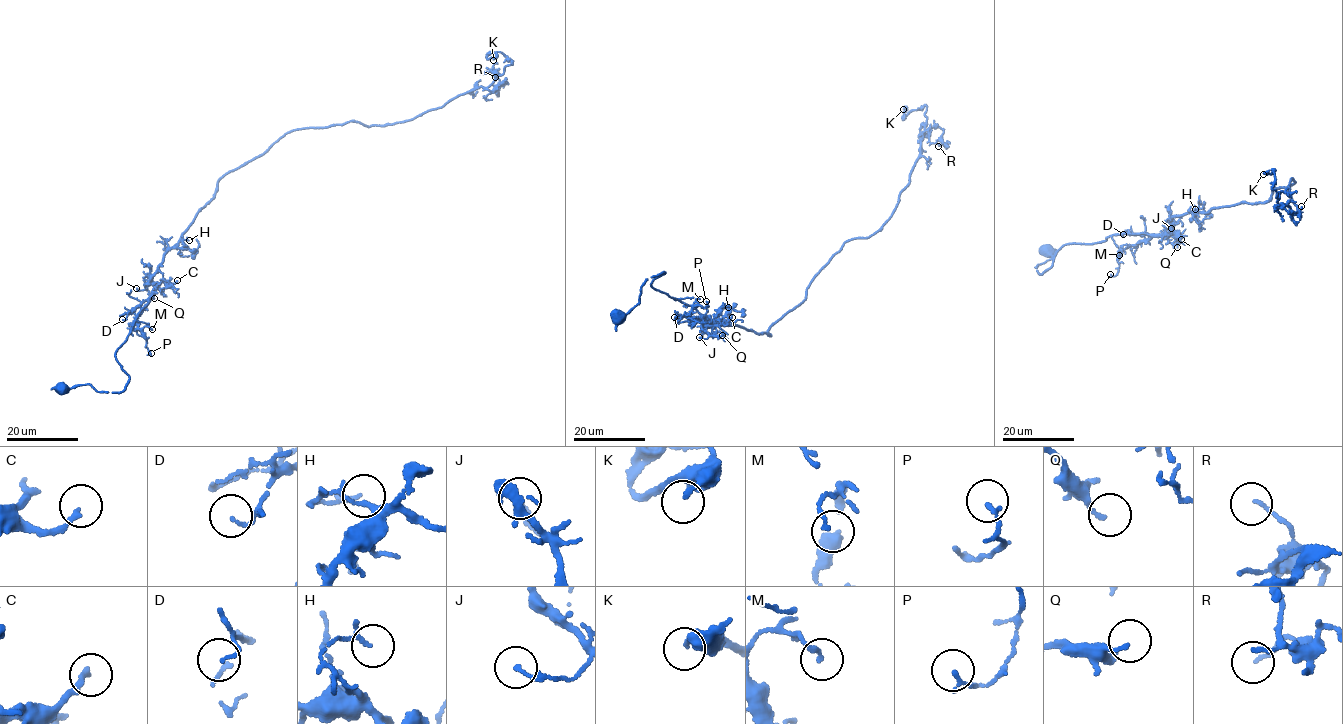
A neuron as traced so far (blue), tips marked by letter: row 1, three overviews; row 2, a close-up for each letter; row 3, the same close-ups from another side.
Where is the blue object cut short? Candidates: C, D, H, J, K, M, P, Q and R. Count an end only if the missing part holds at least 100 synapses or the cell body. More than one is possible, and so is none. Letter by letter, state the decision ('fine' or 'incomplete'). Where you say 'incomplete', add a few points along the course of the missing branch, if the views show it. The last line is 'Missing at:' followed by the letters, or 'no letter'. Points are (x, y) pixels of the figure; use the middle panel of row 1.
C: fine
D: fine
H: fine
J: fine
K: fine
M: fine
P: fine
Q: fine
R: fine
Missing at: no letter

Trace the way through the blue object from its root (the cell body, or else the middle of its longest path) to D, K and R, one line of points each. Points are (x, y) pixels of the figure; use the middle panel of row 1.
D: (617, 316), (634, 308), (641, 286), (663, 271), (651, 286), (691, 305), (701, 315), (674, 317)
K: (617, 316), (663, 271), (651, 286), (706, 324), (769, 335), (844, 243), (892, 216), (927, 118), (903, 109)
R: (617, 316), (663, 271), (651, 286), (706, 324), (769, 335), (892, 216), (924, 131), (938, 146)

